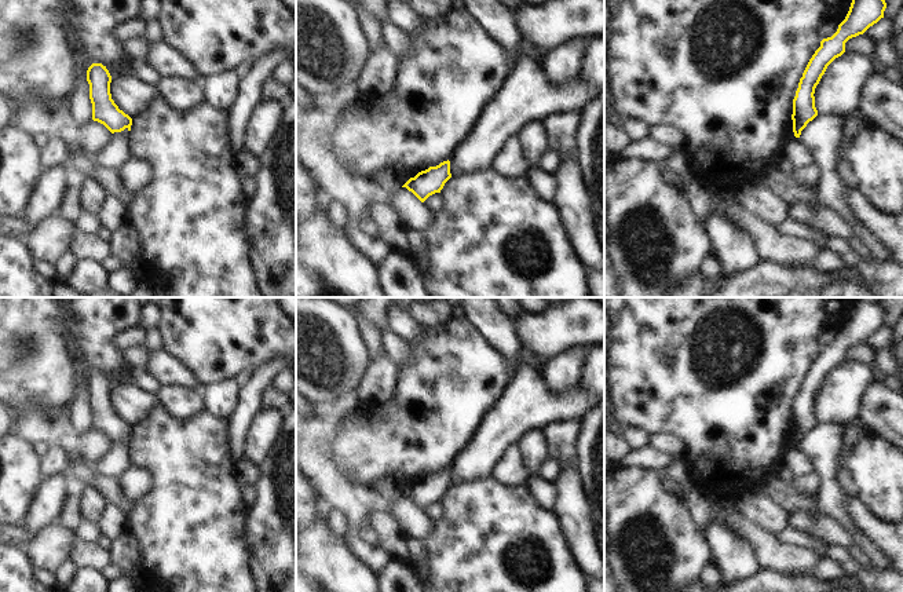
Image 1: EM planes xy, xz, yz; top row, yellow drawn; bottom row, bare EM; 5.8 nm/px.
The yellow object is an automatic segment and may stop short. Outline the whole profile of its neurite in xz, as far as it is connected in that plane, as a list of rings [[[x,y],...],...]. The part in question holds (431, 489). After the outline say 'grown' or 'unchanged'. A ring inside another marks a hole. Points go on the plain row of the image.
[[[443,469],[436,475],[429,475],[410,486],[402,496],[412,500],[421,511],[429,504],[440,501],[445,491],[452,486],[450,469]]]; unchanged

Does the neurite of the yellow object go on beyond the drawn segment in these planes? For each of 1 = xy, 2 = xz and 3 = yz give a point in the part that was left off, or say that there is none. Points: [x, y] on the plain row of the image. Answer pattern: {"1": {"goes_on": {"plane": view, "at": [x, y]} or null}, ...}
{"1": {"goes_on": null}, "2": {"goes_on": null}, "3": {"goes_on": null}}

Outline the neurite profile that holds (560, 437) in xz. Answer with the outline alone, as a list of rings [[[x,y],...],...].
[[[553,421],[541,430],[546,438],[549,458],[553,458],[562,468],[577,465],[577,435],[578,421]]]

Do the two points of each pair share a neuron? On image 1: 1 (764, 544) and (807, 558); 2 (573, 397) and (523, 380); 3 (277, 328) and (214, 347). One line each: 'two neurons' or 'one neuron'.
1: one neuron
2: one neuron
3: one neuron

